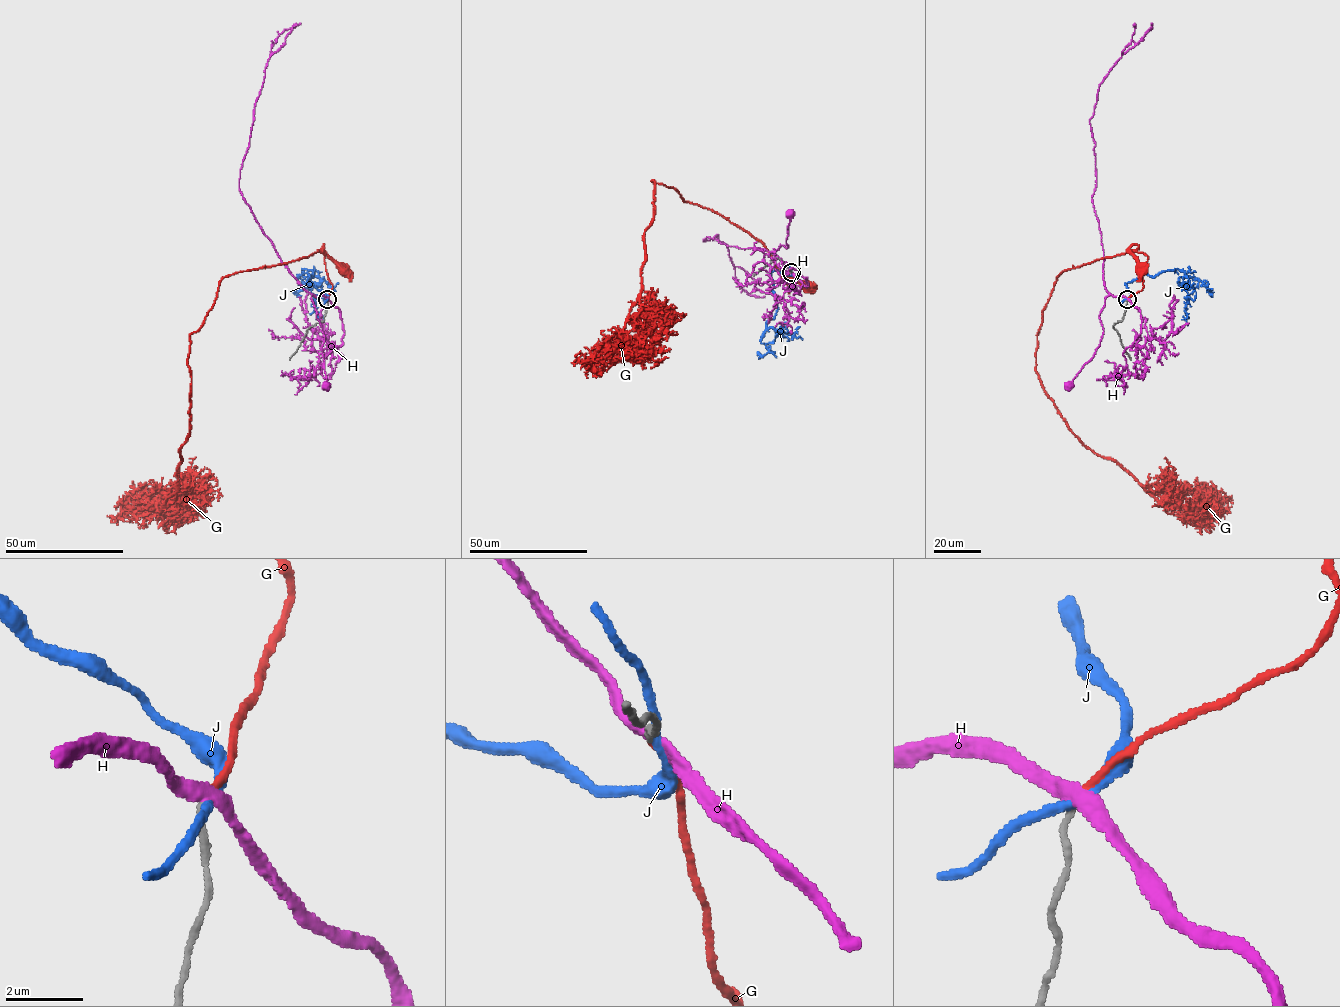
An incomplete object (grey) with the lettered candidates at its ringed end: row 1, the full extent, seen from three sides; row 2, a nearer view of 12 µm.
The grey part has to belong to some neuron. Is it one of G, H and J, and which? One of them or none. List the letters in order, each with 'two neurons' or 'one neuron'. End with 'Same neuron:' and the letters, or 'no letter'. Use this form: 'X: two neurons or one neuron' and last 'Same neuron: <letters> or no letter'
G: one neuron
H: two neurons
J: two neurons
Same neuron: G

